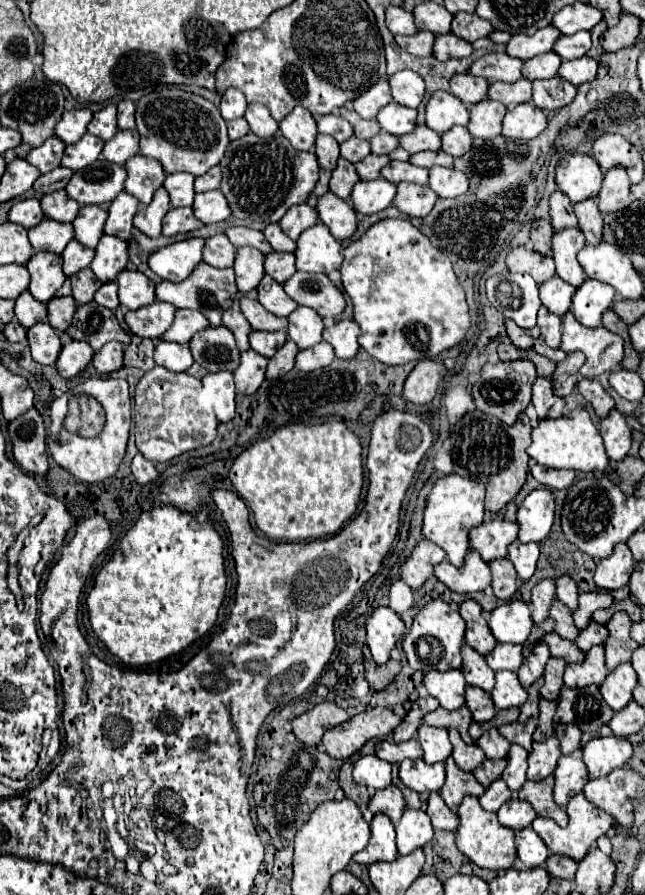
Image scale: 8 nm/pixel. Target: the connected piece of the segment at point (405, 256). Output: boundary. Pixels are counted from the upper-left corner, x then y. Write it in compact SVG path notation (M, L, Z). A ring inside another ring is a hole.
M386 218L374 224L360 240L352 242L344 250L344 264L340 274L344 290L354 304L354 320L362 330L360 346L388 366L436 358L444 350L460 344L466 336L466 330L470 328L466 294L452 270L450 258L432 246L432 242L408 220Z

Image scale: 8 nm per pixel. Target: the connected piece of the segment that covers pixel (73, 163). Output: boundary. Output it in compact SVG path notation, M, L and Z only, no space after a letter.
M84 134L84 138L80 138L80 142L66 146L62 166L72 168L72 170L82 170L88 164L96 162L100 158L102 150L104 150L102 138L96 138L94 134Z

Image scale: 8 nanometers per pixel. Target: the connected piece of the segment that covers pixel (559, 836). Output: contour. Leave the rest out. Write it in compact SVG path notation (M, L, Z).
M582 792L576 794L576 796L568 802L566 812L568 812L568 818L570 818L570 822L568 822L566 828L560 828L560 826L558 826L554 820L550 820L550 818L536 818L536 820L532 822L532 828L534 828L534 832L546 842L546 846L548 846L548 850L550 850L552 854L564 854L564 856L570 856L572 860L580 862L580 860L588 854L588 850L592 848L592 844L594 844L600 836L604 836L604 834L614 826L614 818L612 818L610 814L606 814L604 810L598 810L596 806L592 806Z

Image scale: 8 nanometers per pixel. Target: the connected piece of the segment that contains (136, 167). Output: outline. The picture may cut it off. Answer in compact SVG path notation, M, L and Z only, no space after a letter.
M138 154L136 158L130 158L124 168L128 172L124 190L136 196L142 204L150 204L154 198L154 192L164 184L164 178L166 178L164 166L154 158Z

